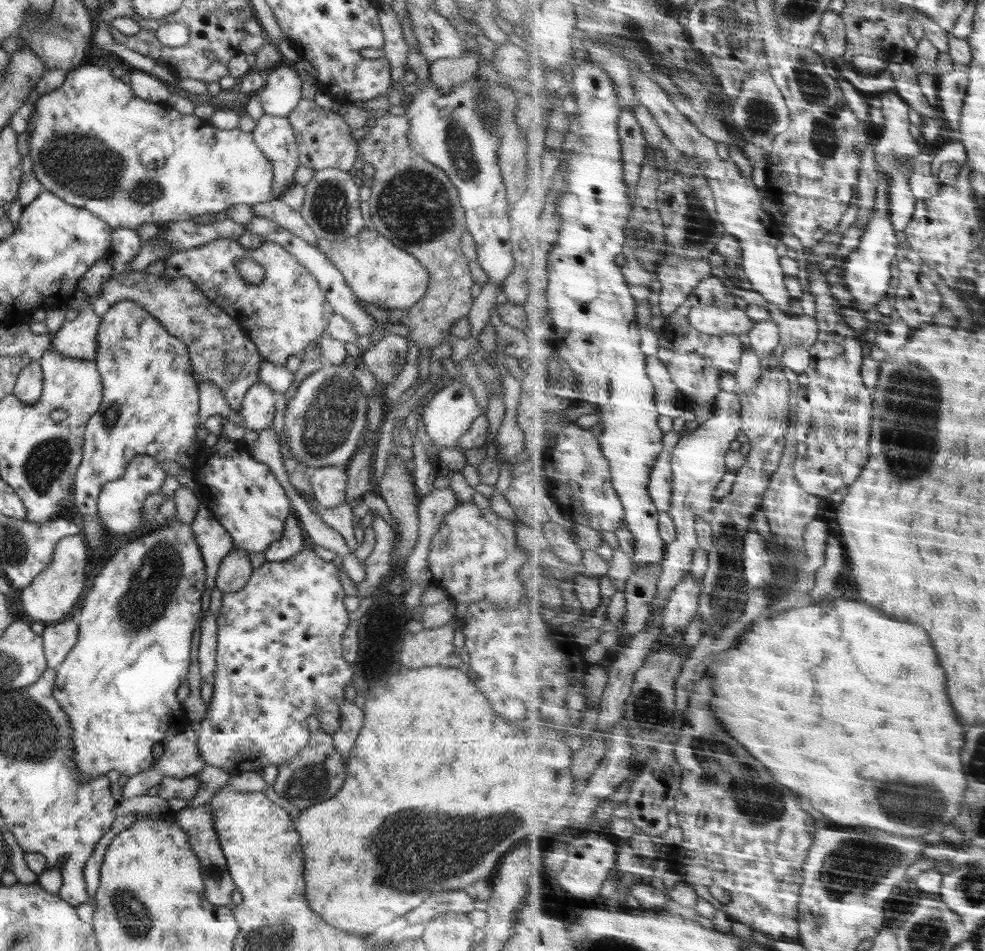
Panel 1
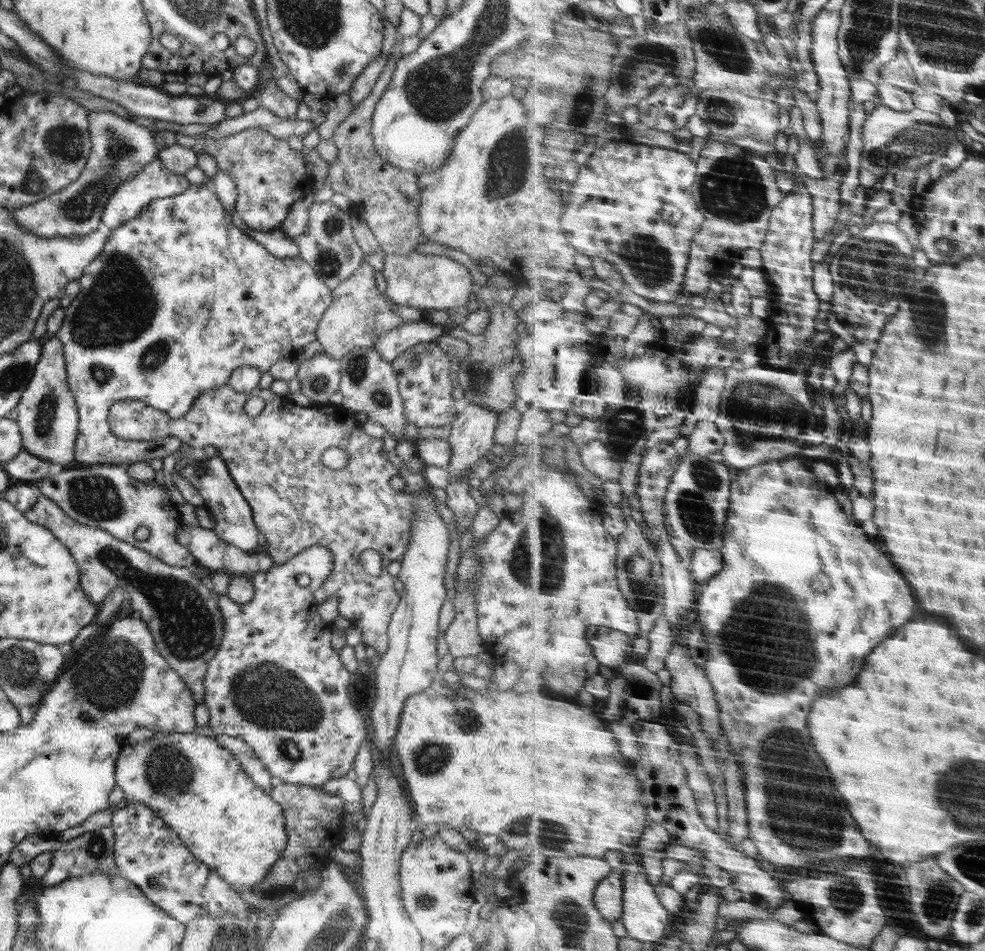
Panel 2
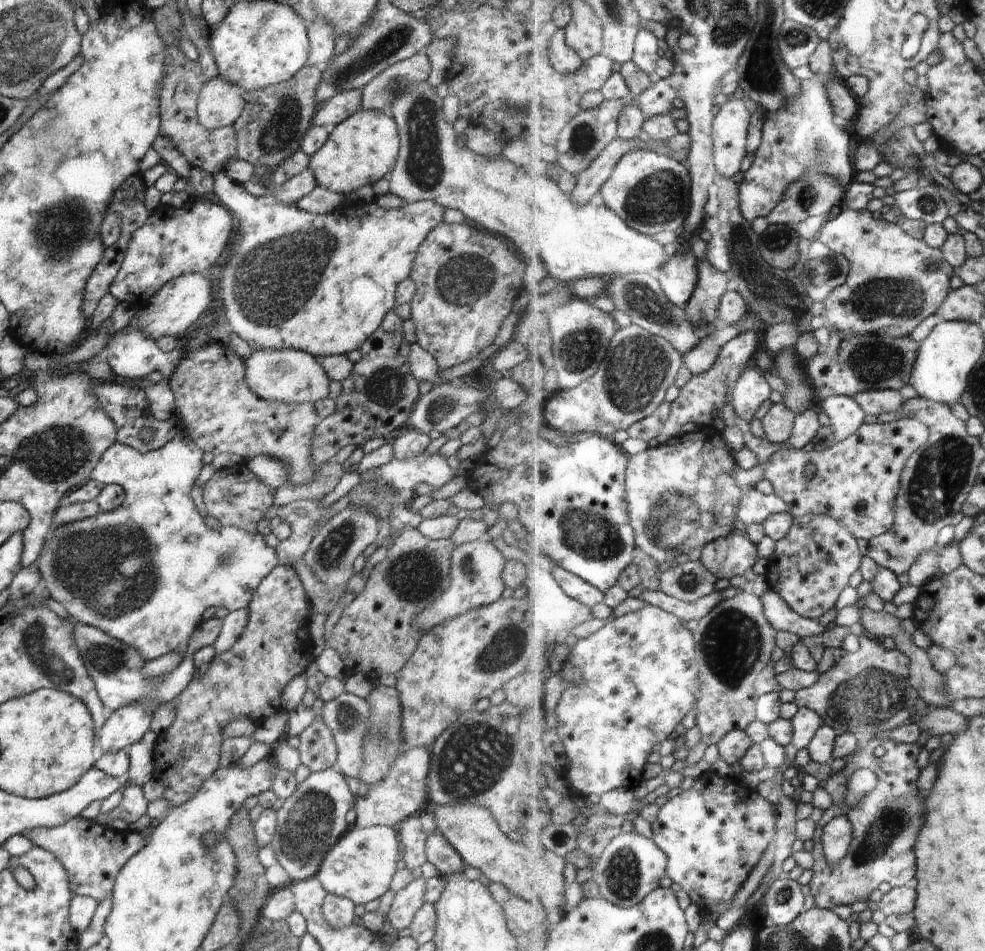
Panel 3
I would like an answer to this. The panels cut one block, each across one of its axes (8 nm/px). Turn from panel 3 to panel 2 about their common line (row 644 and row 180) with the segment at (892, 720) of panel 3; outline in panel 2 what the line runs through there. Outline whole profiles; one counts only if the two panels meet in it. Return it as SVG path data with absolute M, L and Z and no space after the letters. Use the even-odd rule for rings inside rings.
M880 104L869 114L863 132L861 184L877 188L888 174L896 176L900 171L927 168L936 159L946 156L958 140L963 141L961 130L950 129L940 113L920 108L902 113Z

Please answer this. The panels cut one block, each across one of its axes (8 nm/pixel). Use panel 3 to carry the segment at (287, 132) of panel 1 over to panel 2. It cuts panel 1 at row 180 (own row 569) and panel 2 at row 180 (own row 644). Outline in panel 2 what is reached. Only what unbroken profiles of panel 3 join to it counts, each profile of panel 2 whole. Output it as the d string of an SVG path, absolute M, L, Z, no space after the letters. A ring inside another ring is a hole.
M247 129L220 140L200 140L177 132L176 144L193 150L198 157L207 152L217 161L217 171L224 171L232 177L238 195L235 211L251 230L276 230L292 204L314 190L313 181L307 174L303 151L293 150L288 140L272 137L261 129Z

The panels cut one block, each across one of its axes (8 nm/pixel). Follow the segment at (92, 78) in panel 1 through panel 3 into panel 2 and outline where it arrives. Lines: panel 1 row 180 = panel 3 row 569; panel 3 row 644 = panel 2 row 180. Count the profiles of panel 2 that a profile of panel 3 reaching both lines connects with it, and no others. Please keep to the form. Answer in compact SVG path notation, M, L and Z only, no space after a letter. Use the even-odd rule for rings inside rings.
M159 156L154 162L146 165L140 175L126 179L126 182L114 191L111 198L107 201L107 206L103 210L101 222L103 222L110 230L114 230L122 226L124 222L131 218L136 218L140 211L148 206L149 202L157 198L171 197L175 194L182 194L188 187L190 182L184 175L173 174L164 168Z

